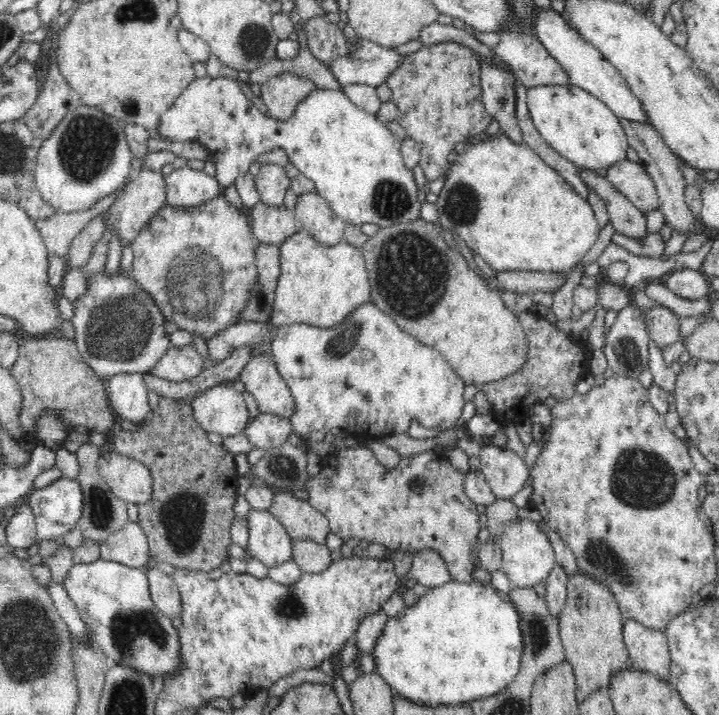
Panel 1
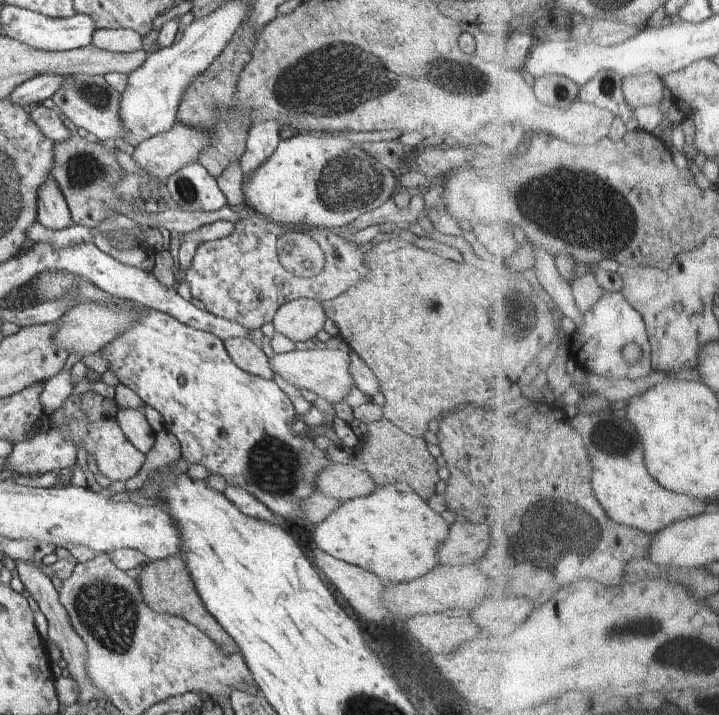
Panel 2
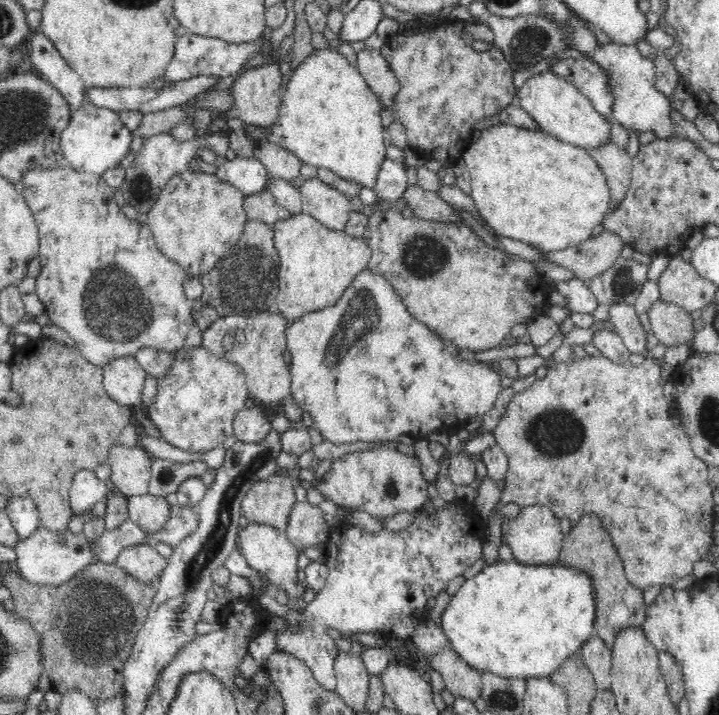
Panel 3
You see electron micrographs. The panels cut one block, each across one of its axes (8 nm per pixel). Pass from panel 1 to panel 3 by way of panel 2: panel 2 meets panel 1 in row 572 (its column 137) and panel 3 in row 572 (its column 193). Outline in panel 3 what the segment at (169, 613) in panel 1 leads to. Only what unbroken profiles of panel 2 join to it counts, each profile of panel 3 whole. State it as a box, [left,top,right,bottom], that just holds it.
[114,544,167,584]

